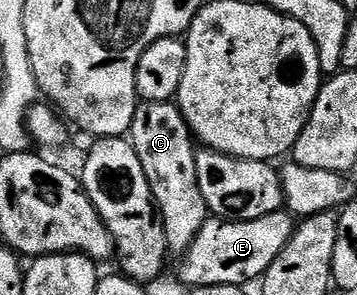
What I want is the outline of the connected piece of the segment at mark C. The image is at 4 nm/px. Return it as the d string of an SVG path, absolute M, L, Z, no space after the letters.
M139 102L136 117L132 117L128 140L148 179L158 215L163 221L169 254L181 256L210 215L208 205L200 194L200 181L196 181L196 143L190 134L190 127L173 102Z

